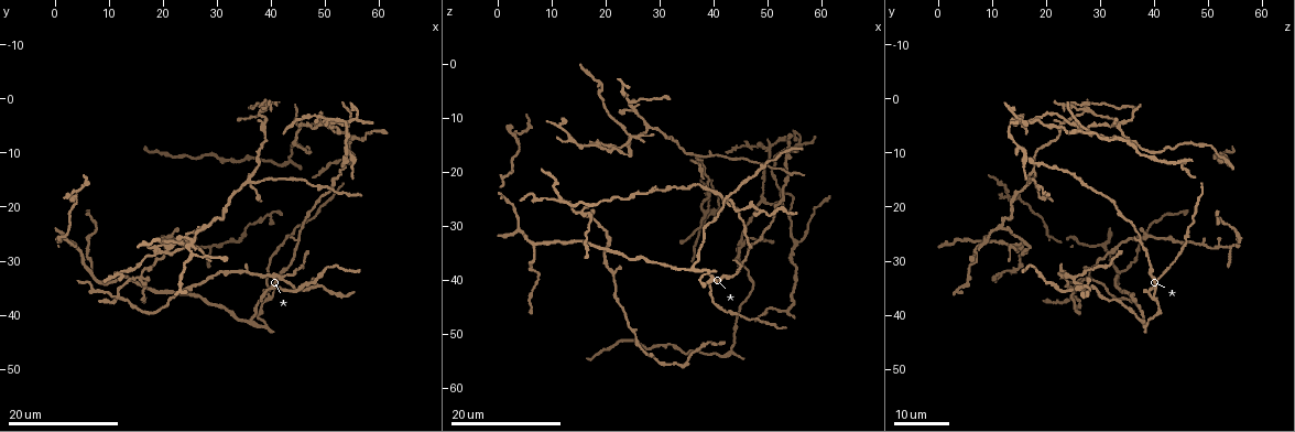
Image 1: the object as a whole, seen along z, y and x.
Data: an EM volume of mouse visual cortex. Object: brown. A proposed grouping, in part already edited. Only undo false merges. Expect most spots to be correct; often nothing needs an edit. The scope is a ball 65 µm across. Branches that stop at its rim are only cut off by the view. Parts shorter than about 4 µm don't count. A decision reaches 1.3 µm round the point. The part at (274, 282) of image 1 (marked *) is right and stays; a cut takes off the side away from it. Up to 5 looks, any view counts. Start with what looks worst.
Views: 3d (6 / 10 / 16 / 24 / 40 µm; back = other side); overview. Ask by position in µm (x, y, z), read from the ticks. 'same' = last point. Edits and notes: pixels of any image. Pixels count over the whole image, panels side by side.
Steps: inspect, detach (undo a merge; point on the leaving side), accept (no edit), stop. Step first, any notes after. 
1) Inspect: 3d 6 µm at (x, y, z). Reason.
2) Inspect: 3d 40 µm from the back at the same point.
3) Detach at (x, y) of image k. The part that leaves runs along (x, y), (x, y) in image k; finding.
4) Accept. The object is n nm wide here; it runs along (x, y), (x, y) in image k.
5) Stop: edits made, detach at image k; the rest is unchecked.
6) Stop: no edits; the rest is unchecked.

Inspect: 3d 24 µm at (44.5, 4.5, 33.5). Four-way junction.

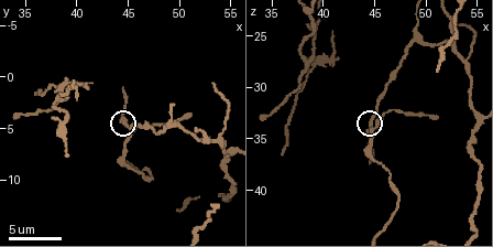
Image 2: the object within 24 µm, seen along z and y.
Inspect: 3d 10 µm at (44.6, 4.6, 33.2).

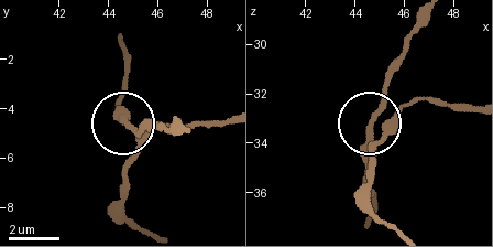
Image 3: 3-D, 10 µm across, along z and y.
Inspect: 3d 6 µm at (44.7, 4.6, 33.0).

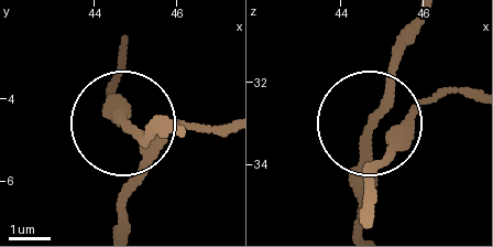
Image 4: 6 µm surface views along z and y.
Accept. The object is 270 nm wide here; one neuron here.

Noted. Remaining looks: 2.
Inspect: 3d 24 µm at (38.5, 1.5, 28.0). Four arms meet.

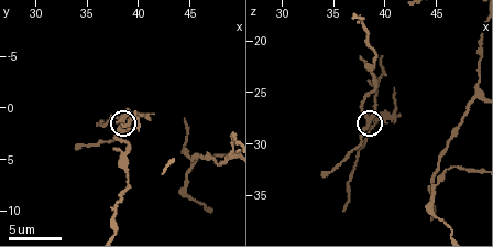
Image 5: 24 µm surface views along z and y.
Inspect: 3d 10 µm at the same point.

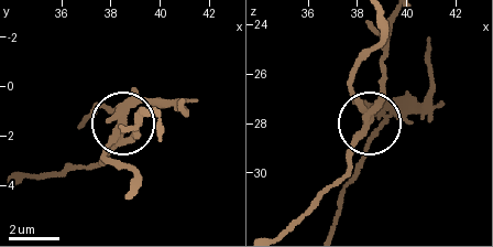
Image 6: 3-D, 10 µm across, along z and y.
Detach at (166, 107) of image 6. 4 arms meet here; two neurons meet here.

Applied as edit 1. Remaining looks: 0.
Stop: edits made, detach at image 6; the rest is unchecked.

